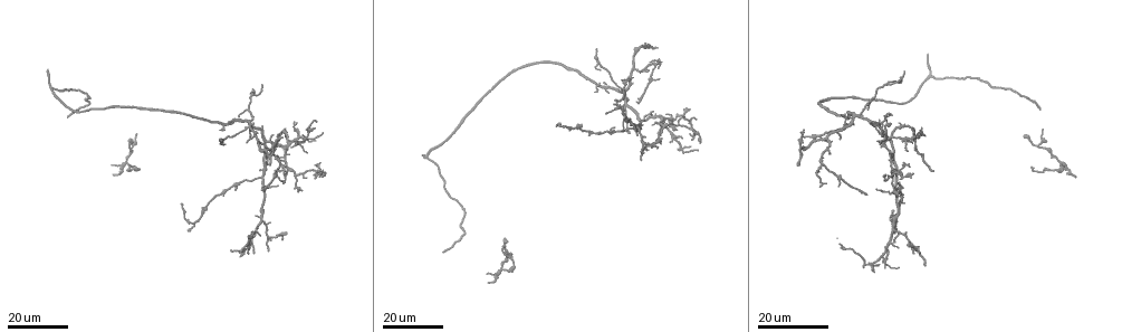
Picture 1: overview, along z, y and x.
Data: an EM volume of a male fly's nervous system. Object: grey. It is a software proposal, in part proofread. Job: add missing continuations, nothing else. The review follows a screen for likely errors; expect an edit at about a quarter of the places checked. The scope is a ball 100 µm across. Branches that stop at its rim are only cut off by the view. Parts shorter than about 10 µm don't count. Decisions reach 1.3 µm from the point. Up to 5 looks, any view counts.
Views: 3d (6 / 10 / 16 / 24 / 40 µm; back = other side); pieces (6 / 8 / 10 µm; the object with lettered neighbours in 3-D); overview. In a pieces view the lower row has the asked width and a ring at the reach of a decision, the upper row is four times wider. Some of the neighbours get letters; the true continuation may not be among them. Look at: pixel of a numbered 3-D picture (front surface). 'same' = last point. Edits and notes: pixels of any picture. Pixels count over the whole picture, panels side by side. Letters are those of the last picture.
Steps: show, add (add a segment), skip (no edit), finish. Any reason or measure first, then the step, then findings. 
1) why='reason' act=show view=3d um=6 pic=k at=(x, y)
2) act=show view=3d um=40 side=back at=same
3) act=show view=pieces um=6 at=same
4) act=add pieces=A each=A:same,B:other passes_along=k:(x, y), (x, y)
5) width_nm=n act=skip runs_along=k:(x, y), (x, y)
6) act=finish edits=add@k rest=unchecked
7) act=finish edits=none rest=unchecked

why='free end' act=show view=3d um=24 pic=1 at=(229, 120)

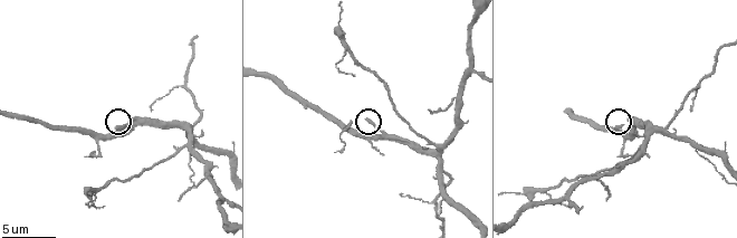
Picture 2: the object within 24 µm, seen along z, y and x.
act=show view=pieces um=8 pic=2 at=(116, 128)

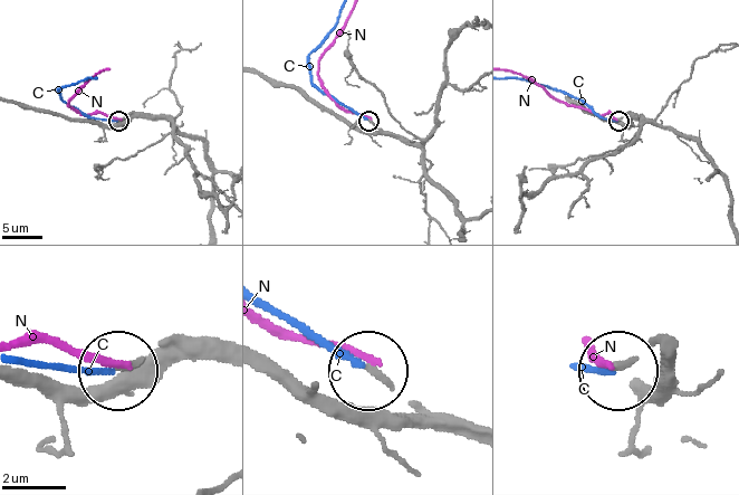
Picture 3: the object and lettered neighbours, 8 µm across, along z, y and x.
width_nm=200 act=skip each=C:other,N:other found='none of them fits'

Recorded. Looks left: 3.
act=show view=3d um=16 pic=1 at=(261, 84)

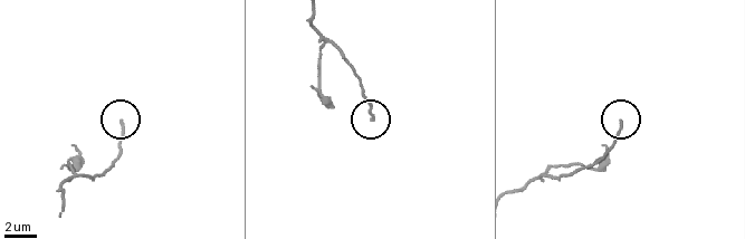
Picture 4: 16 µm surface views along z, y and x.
why='what lies round it' act=show view=pieces um=6 pic=4 at=(124, 124)

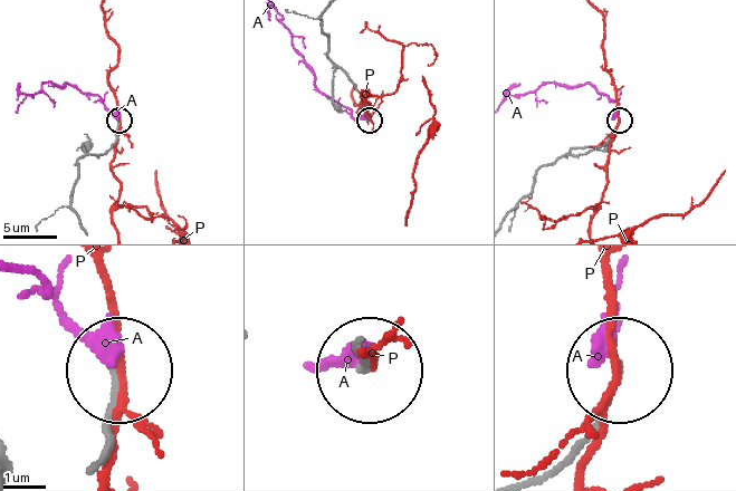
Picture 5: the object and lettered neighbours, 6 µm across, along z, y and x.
act=add pieces=A each=A:same,P:other passes_along=5:(102, 454), (115, 379), (108, 358), (19, 273) found='the cell continues'

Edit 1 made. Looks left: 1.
act=finish edits=add@5 rest=unchecked

